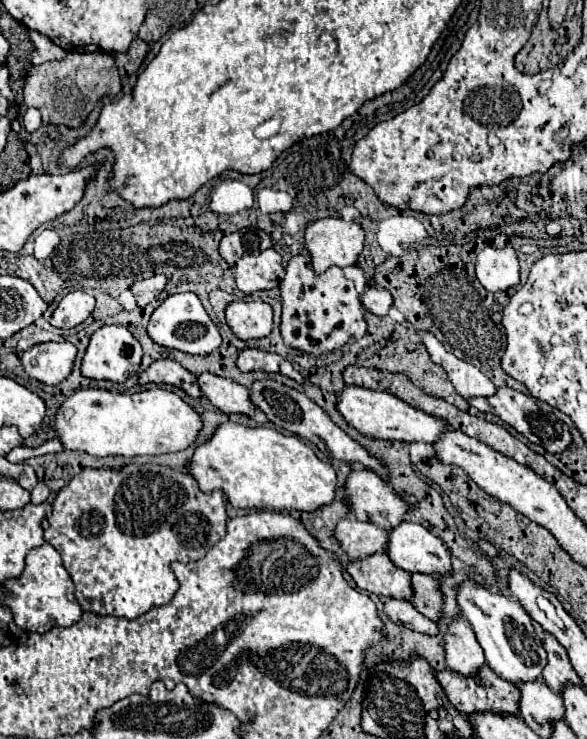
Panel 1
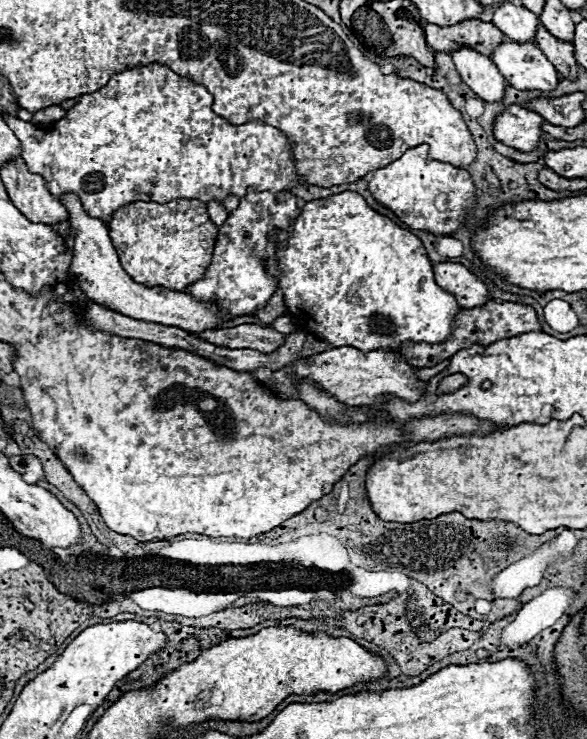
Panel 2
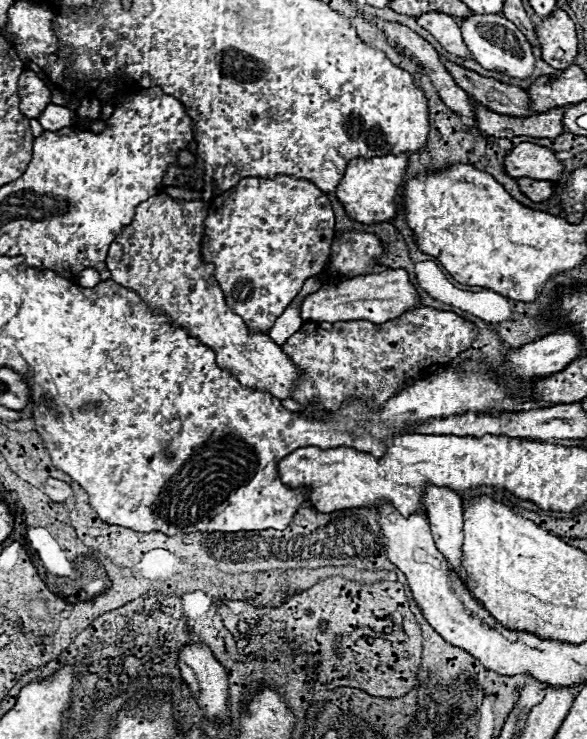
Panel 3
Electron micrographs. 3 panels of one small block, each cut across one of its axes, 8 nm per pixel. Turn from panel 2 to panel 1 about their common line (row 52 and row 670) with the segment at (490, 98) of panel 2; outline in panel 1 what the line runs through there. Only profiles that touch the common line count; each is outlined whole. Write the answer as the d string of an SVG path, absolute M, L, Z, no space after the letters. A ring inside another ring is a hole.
M458 616L448 632L444 634L444 648L446 648L446 666L448 670L472 678L480 672L486 664L484 650L476 640L476 634L464 616Z

